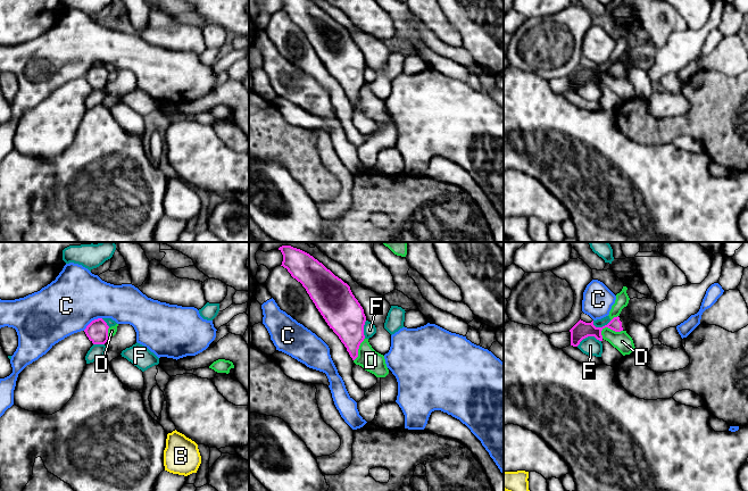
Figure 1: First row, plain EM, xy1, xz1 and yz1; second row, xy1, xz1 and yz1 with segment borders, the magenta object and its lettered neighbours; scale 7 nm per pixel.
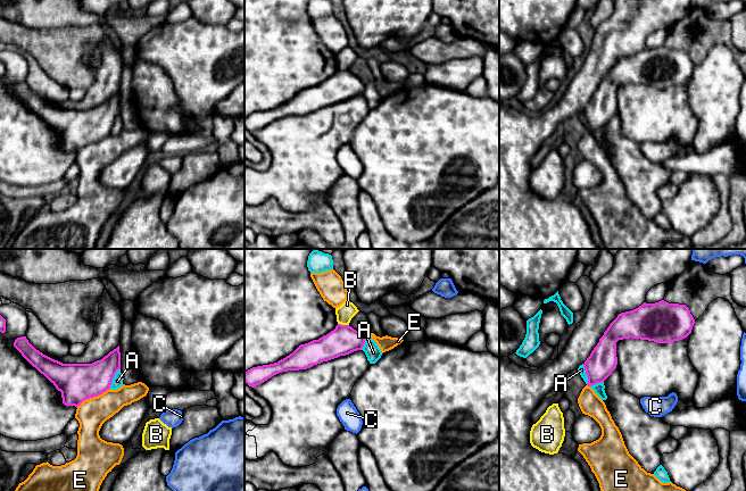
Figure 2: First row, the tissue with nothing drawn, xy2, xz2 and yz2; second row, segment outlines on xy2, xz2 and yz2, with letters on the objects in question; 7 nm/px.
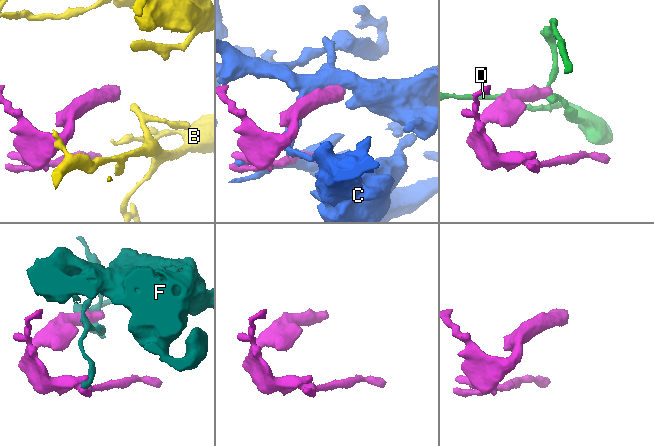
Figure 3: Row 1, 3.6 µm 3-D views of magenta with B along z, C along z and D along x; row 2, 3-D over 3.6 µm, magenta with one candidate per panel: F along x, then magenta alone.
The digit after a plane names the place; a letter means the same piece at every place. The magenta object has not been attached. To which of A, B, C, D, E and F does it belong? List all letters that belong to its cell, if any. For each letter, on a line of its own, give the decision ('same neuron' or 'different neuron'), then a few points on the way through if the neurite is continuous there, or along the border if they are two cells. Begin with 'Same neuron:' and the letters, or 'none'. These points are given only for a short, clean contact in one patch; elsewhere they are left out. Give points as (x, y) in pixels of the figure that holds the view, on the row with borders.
Same neuron: none
A: different neuron; border xy2 (119, 368), (109, 388)
B: different neuron; border xz2 (338, 323), (348, 325)
C: different neuron
D: different neuron; border yz1 (622, 330), (614, 331), (605, 327), (600, 334)
E: different neuron; border xy2 (109, 388), (97, 396), (84, 399), (76, 407)
F: different neuron

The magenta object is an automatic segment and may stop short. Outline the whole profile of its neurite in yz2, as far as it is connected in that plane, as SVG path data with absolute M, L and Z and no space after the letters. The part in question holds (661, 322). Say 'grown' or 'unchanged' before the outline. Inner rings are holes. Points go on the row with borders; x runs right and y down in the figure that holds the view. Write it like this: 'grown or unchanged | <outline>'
unchanged | M661 300L644 302L638 308L621 313L610 324L599 342L583 364L588 386L604 382L616 368L616 342L640 339L669 343L687 338L695 319L686 305Z

